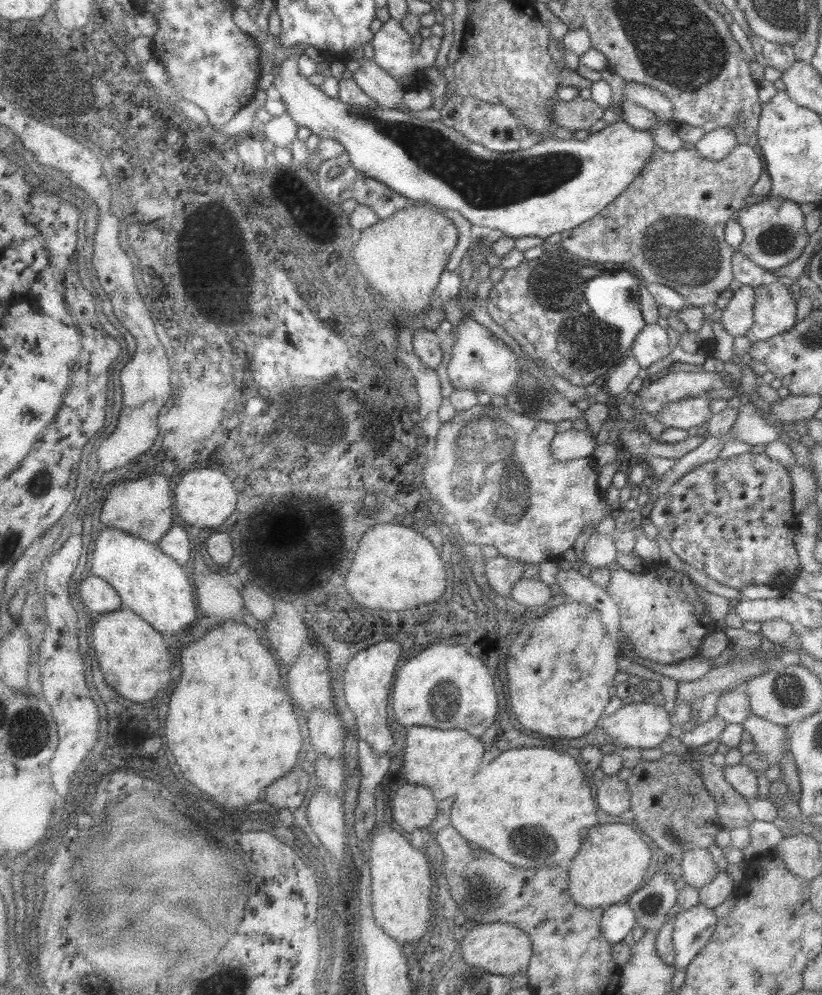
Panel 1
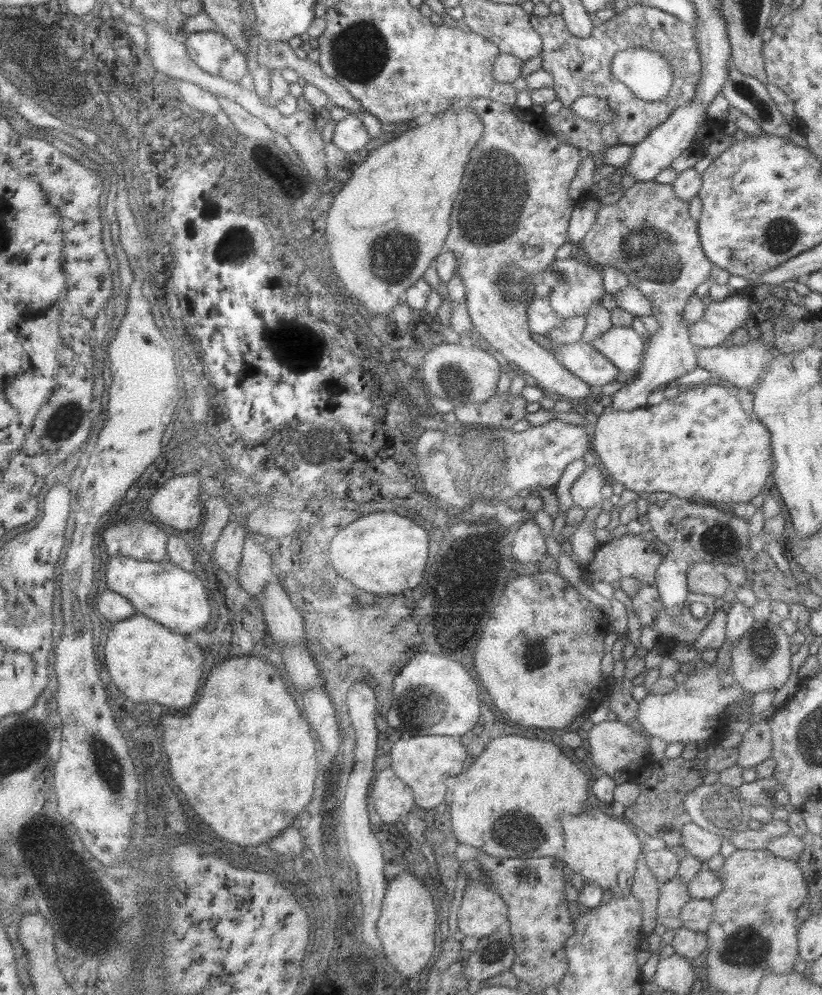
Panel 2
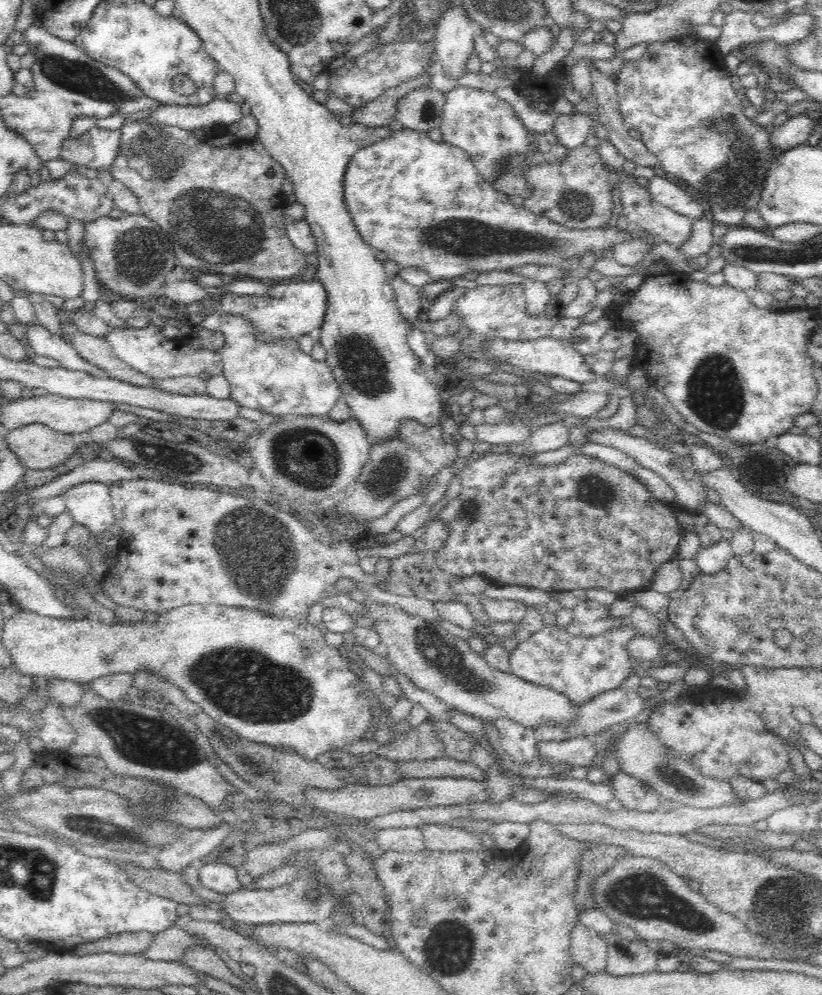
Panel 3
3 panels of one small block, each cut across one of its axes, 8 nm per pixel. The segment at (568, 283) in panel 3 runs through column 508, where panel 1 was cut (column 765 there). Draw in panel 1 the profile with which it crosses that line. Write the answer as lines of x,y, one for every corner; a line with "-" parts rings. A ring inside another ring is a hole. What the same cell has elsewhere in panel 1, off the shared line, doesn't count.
778,280
757,286
753,310
753,325
745,334
751,343
757,343
790,330
796,323
797,297
791,294
790,285

